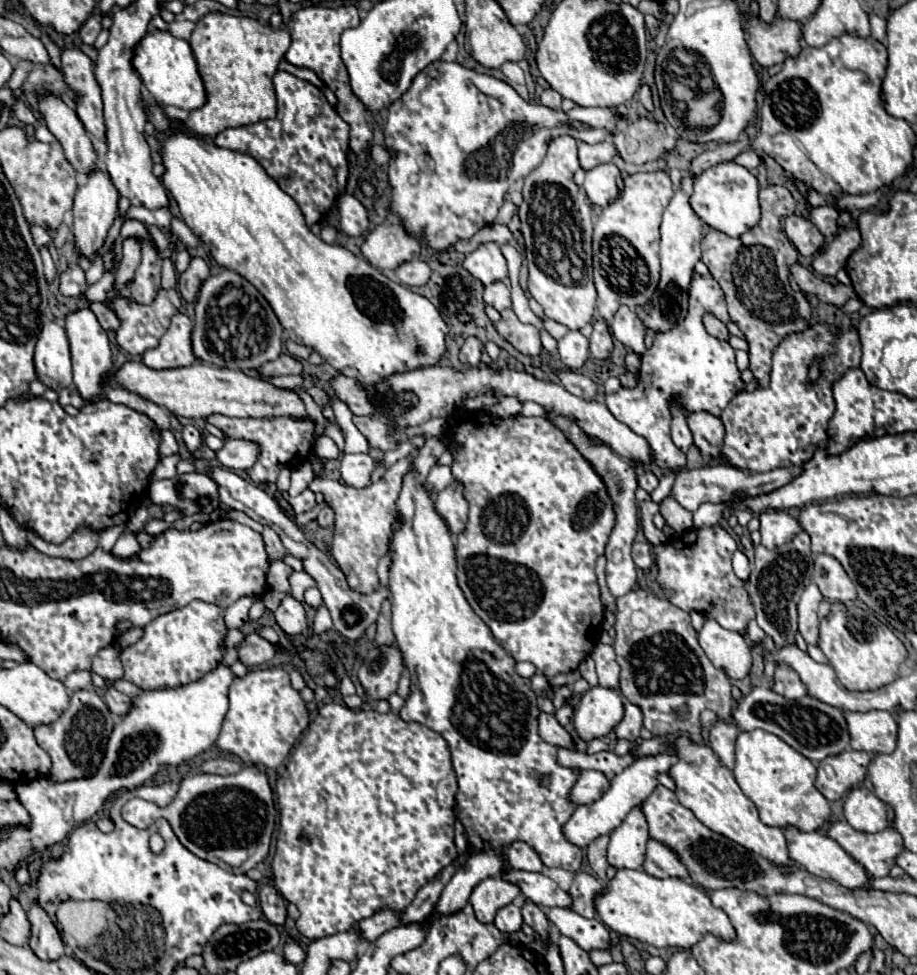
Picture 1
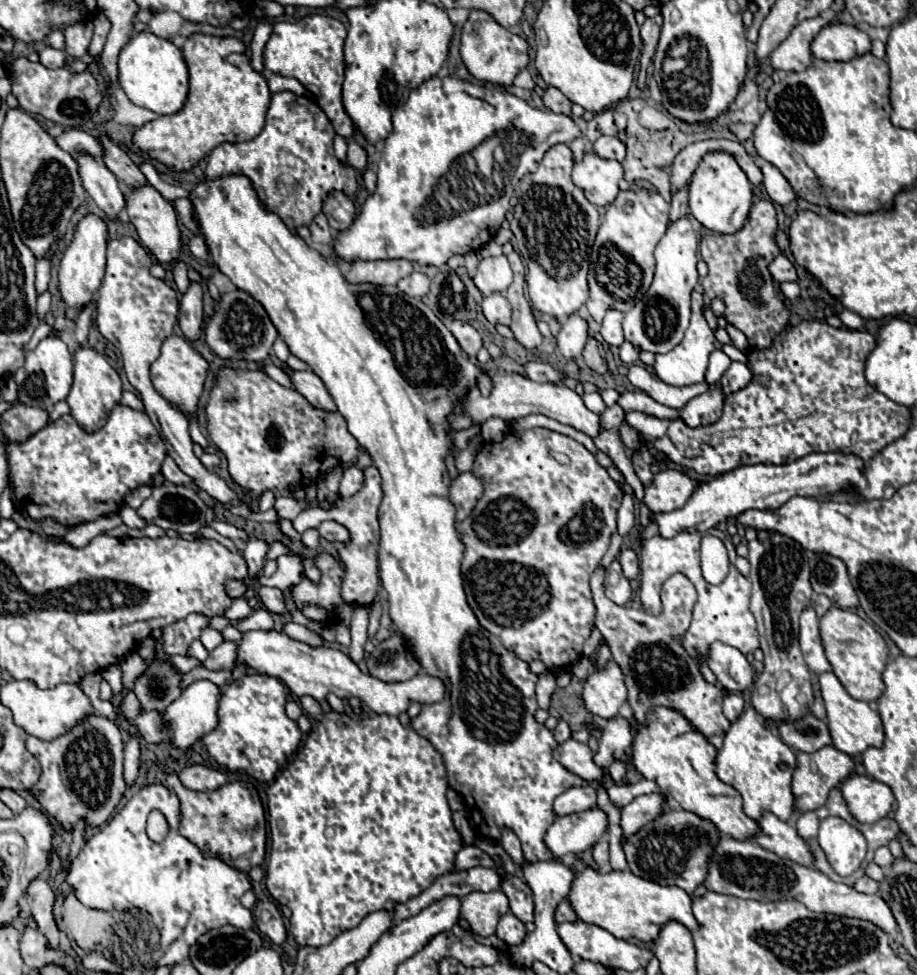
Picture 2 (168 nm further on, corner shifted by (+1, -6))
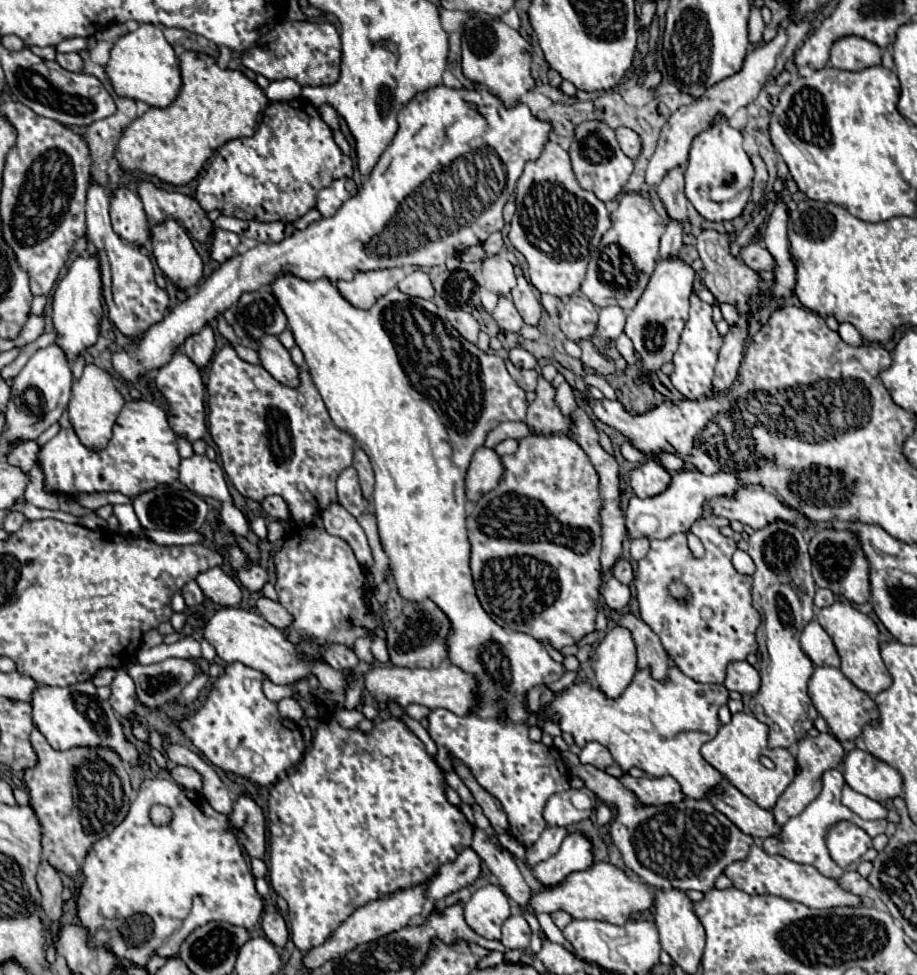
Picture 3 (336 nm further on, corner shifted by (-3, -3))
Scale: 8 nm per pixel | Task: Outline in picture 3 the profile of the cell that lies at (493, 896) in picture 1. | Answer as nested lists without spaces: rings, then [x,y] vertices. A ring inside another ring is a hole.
[[[486,884],[474,890],[470,900],[464,904],[464,918],[468,926],[488,940],[500,940],[500,926],[508,916],[508,898],[496,884]]]

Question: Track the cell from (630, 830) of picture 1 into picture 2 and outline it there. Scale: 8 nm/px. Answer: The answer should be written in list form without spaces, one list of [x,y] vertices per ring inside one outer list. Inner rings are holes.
[[[650,793],[650,795],[640,795],[632,803],[622,807],[622,819],[620,819],[622,843],[628,839],[628,835],[640,831],[644,823],[650,823],[652,819],[656,819],[656,815],[660,815],[662,801],[664,799],[660,793]]]

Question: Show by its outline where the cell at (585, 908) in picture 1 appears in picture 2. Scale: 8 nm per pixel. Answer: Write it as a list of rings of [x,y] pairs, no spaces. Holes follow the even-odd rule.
[[[568,897],[560,901],[558,909],[556,909],[556,915],[554,915],[556,923],[564,923],[564,921],[576,921],[578,915],[576,911],[572,911],[572,903],[568,903]]]

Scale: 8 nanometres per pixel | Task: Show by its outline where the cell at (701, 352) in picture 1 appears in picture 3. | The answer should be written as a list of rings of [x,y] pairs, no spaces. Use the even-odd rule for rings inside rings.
[[[696,294],[690,296],[690,318],[680,334],[678,350],[674,352],[674,372],[670,374],[672,384],[687,399],[700,400],[711,393],[712,378],[714,378],[714,366],[718,360],[718,350],[722,344],[722,336],[712,320],[712,306],[702,302]]]

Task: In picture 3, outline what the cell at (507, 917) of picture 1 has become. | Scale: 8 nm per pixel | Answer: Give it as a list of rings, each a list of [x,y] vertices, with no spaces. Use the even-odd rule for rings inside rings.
[[[514,912],[504,924],[502,924],[502,938],[500,942],[510,950],[526,950],[530,942],[530,926],[528,922]]]

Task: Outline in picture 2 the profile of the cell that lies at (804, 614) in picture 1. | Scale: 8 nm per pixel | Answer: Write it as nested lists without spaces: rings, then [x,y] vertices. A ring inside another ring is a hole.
[[[806,607],[800,615],[800,649],[802,649],[806,665],[814,673],[820,675],[820,673],[832,669],[824,655],[824,649],[822,649],[822,641],[820,641],[820,633],[818,633],[818,617],[812,607]]]

